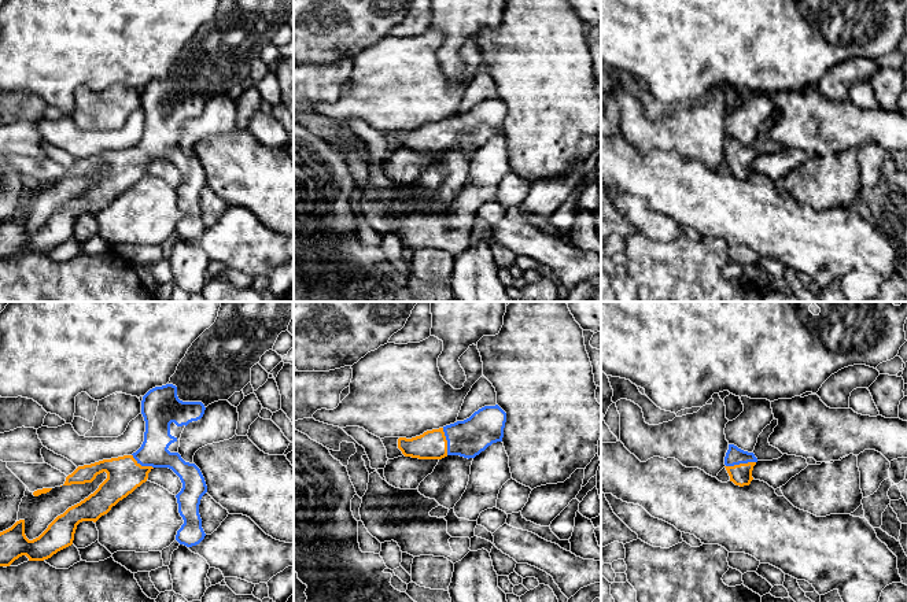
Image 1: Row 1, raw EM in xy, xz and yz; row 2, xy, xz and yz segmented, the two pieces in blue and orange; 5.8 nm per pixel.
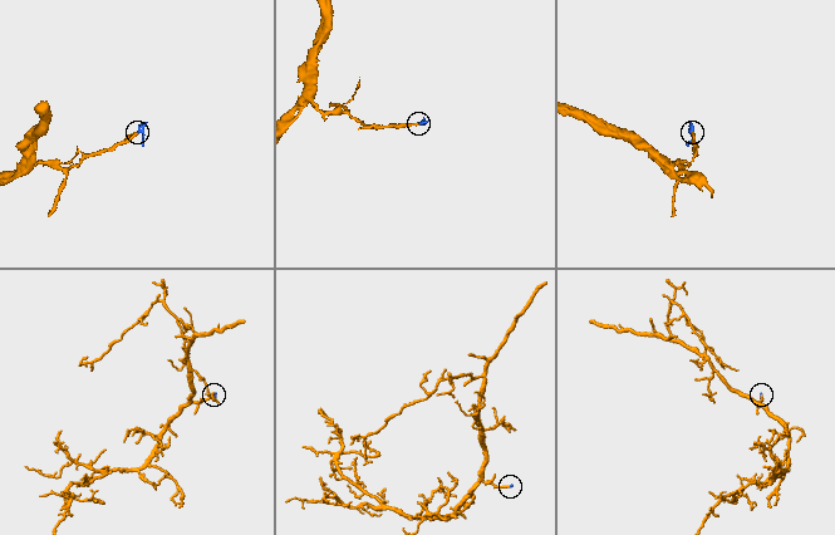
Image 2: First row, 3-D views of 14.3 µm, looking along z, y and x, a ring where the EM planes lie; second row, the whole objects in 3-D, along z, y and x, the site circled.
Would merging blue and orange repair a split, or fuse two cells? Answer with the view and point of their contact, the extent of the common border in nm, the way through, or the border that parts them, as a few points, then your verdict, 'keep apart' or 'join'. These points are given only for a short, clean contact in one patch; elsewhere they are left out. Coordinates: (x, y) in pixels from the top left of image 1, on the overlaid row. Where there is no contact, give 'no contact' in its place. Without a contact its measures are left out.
yz (740, 462) | 180 nm | across yz (734, 455), (740, 462), (741, 475) | join

